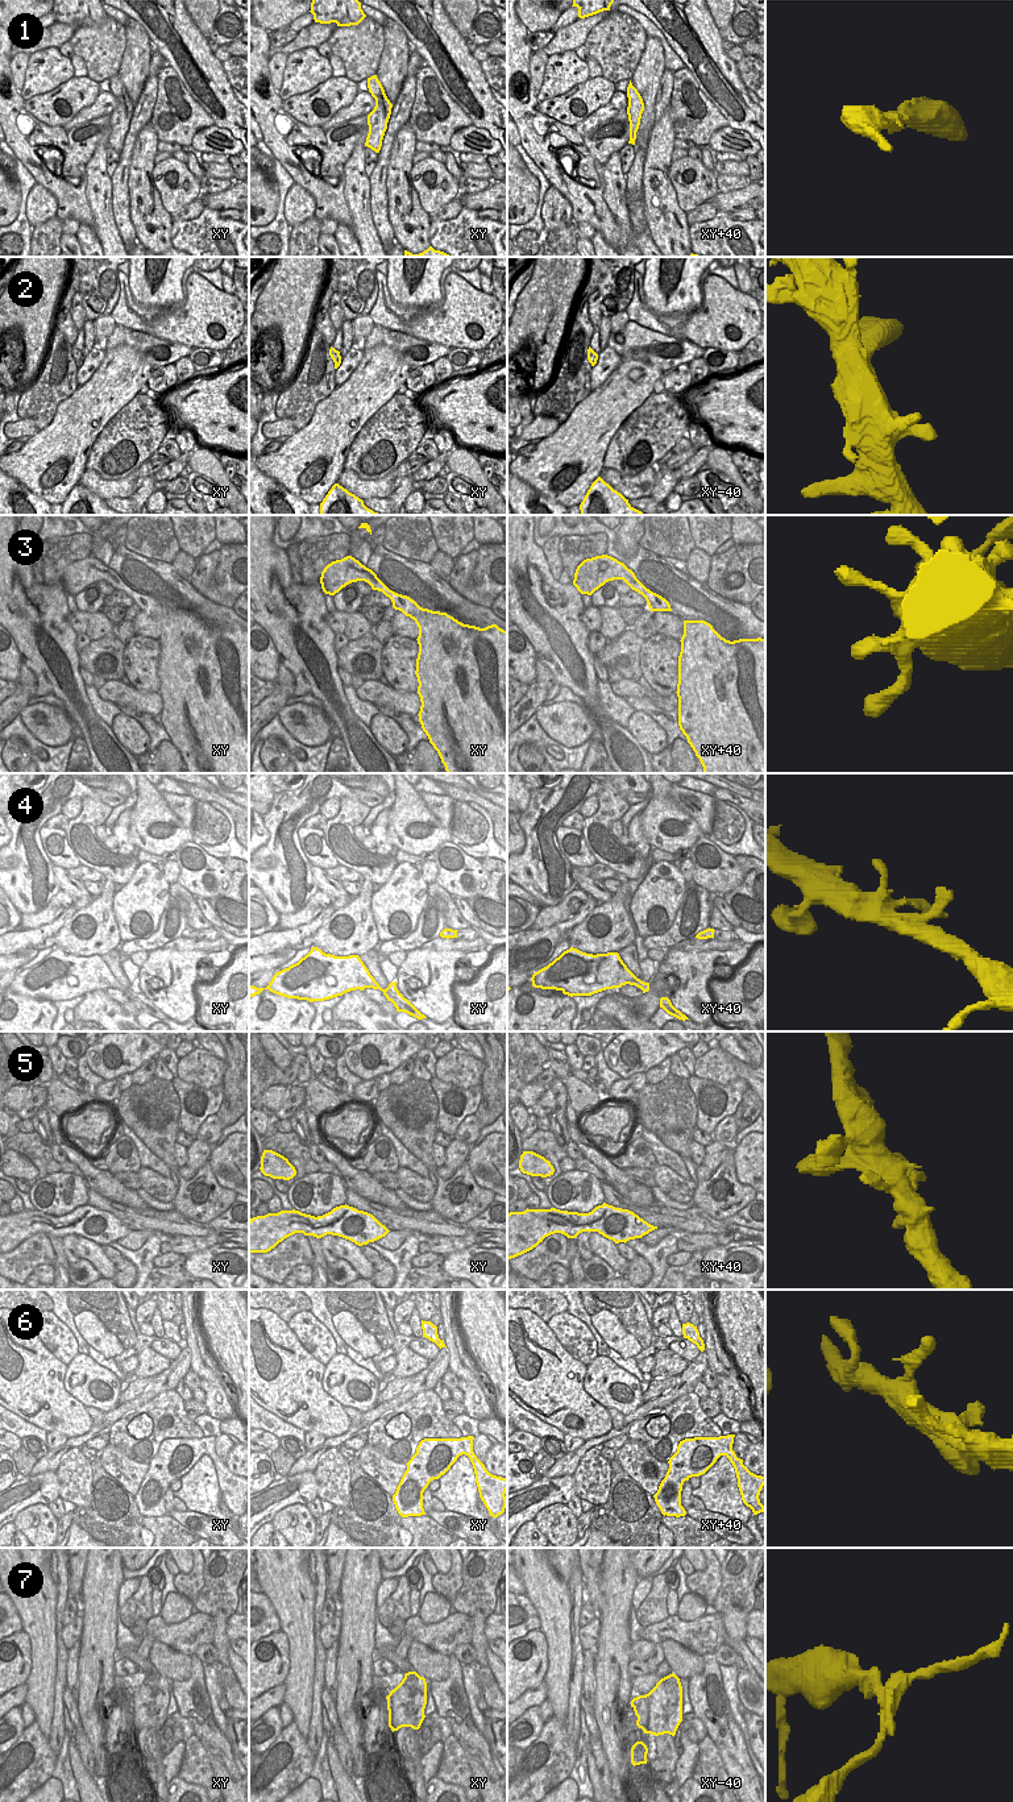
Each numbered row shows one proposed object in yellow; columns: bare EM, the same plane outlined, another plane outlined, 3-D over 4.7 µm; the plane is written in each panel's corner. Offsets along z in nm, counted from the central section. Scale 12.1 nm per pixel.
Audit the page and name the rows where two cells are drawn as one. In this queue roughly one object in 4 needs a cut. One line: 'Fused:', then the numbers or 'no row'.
Fused: 7.

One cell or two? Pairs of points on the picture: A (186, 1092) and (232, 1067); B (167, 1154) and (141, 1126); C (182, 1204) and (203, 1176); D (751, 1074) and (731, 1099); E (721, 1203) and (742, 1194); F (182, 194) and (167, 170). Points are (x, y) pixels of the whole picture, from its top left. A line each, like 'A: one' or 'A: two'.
A: two
B: one
C: one
D: two
E: one
F: one

